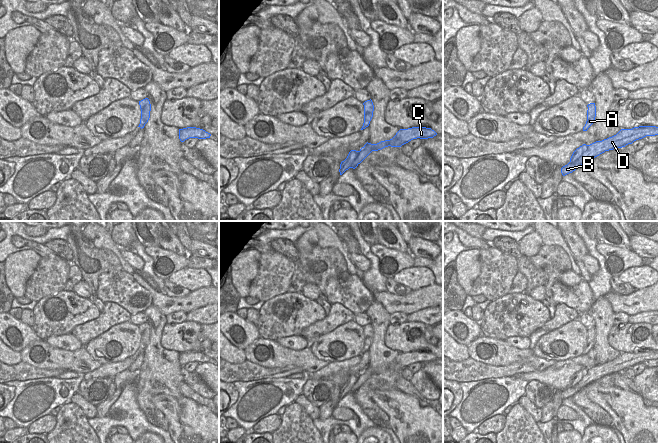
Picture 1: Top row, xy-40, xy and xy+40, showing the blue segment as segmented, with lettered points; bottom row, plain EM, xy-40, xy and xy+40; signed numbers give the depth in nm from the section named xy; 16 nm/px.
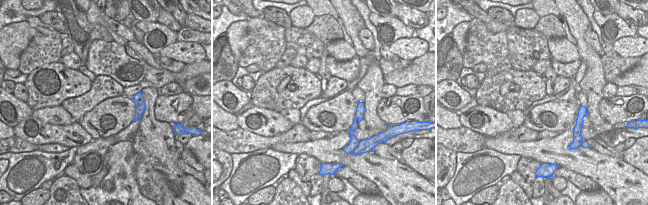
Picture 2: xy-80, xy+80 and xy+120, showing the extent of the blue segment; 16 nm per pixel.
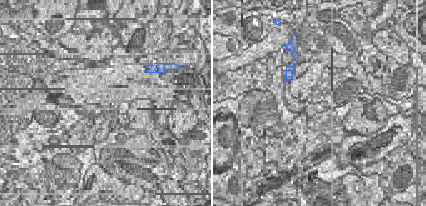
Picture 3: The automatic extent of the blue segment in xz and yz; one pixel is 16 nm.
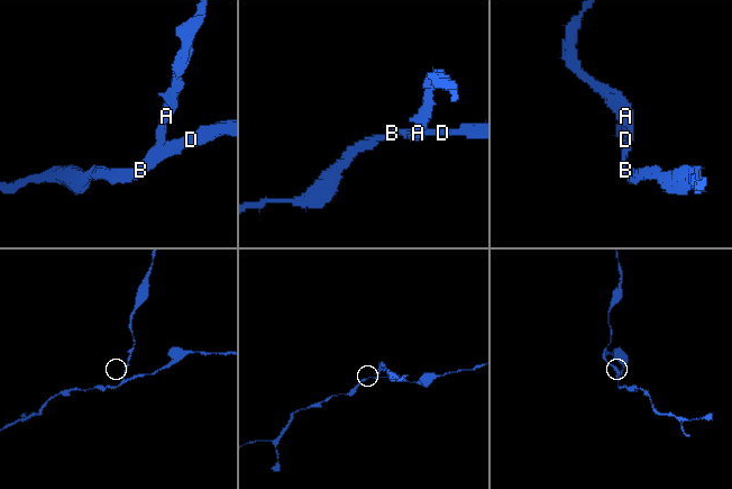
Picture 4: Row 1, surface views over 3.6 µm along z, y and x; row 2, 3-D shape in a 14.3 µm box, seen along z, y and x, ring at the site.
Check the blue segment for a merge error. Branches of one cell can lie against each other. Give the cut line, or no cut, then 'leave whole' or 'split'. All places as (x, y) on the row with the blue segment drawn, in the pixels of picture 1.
cut in xy+40 along (588, 145), (587, 149), (573, 163), (567, 164); split

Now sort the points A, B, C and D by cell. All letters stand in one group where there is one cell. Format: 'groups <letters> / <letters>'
groups A / B C D

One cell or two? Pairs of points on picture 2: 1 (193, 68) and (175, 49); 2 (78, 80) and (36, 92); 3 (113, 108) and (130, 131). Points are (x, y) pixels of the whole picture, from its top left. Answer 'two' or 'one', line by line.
1: two
2: one
3: two

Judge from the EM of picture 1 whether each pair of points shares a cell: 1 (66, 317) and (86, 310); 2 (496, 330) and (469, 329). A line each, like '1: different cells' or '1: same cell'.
1: same cell
2: different cells

